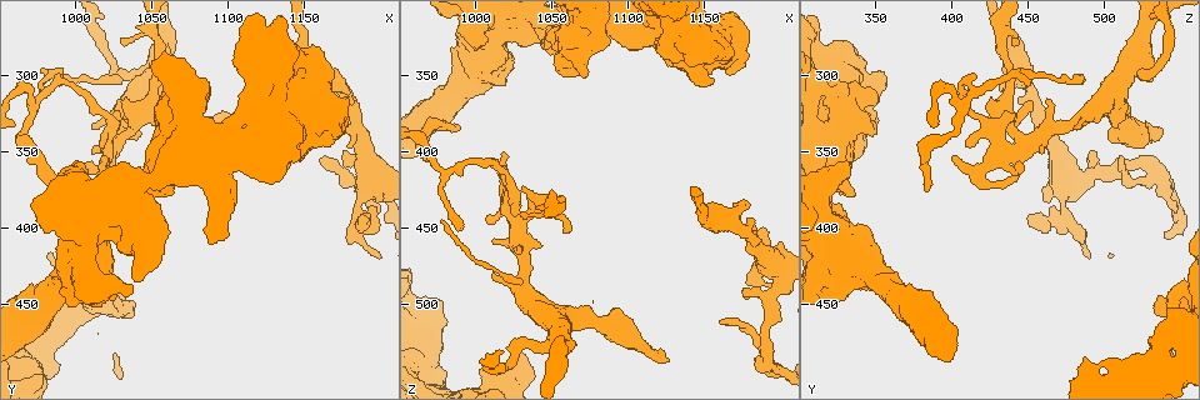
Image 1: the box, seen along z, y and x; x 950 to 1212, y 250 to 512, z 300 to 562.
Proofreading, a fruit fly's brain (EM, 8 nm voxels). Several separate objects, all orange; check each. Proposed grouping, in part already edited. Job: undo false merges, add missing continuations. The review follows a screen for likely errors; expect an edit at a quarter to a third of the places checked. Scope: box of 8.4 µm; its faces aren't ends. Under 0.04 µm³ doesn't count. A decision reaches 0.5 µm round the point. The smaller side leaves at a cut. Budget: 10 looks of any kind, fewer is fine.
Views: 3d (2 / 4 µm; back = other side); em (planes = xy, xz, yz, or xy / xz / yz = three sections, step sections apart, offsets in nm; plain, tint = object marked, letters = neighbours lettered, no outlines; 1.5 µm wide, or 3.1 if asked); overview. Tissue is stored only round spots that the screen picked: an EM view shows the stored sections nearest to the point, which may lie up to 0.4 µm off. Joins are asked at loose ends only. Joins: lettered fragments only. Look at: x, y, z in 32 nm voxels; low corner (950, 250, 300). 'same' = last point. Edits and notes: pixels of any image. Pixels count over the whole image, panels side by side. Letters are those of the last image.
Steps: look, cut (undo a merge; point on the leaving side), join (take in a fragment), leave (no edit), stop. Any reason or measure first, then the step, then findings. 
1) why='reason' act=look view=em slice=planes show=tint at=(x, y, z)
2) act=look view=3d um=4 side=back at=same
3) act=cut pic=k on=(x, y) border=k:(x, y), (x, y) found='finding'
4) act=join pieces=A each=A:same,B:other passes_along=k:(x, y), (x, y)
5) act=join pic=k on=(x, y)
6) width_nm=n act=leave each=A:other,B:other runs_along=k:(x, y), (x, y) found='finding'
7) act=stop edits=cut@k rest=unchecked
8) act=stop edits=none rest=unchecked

why='four arms meet' act=look view=em slice=xz step=8 show=tint at=(1028, 344, 450)

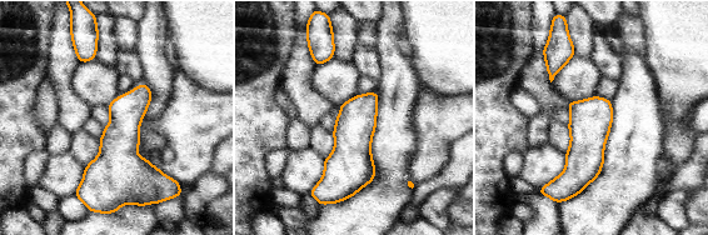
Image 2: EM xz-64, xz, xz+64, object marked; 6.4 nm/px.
why='another direction' act=look view=em slice=planes show=letters at=same

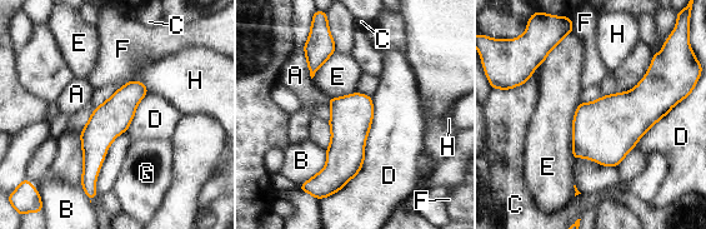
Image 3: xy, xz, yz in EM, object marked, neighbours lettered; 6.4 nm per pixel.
act=leave each=A:other,B:other,C:other,D:other,E:other,F:other,G:other,H:other runs_along=3:(138, 84), (96, 137), (90, 183) found='continuous, no second cell'

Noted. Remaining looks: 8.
why='thin end' act=look view=em slice=planes show=plain at=(1028, 274, 442)

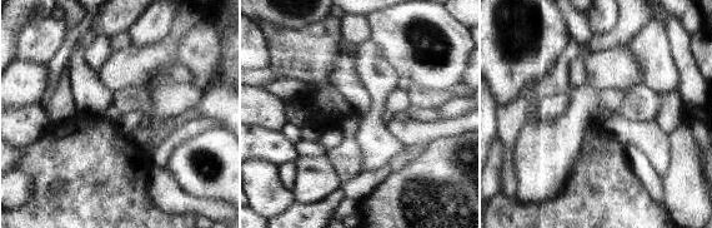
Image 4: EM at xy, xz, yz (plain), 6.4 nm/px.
why='see the neighbours' act=look view=em slice=planes show=letters at=same

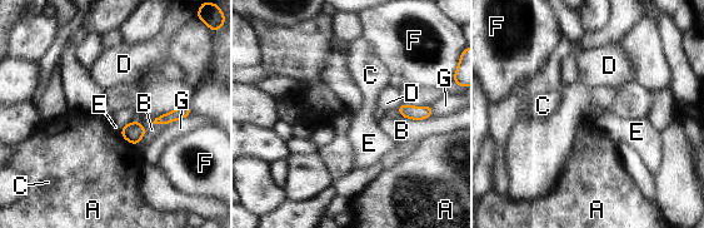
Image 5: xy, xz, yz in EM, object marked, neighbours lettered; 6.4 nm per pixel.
width_nm=110 act=leave each=A:other,B:other,C:other,D:other,E:other,F:other,G:other found='none of them fits'

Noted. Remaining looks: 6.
why='branch stops here' act=look view=em slice=xy step=8 show=tint at=(1124, 338, 536)

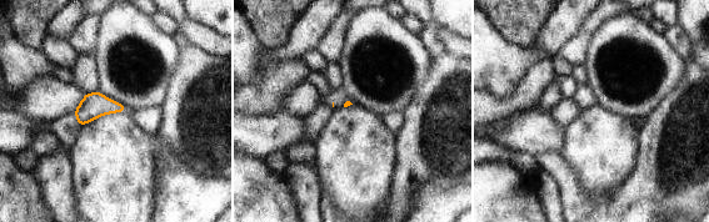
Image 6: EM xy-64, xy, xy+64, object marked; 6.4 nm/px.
act=look view=em slice=planes show=letters at=same

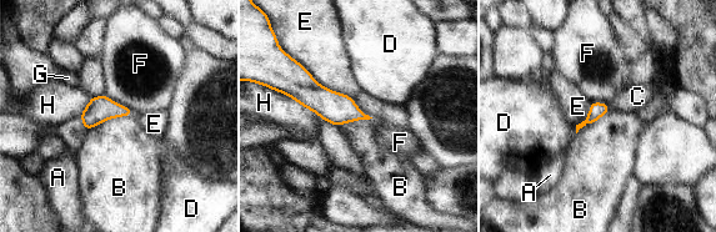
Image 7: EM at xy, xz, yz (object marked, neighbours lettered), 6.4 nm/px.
act=leave each=A:other,B:other,C:other,D:other,E:other,F:other,G:other,H:other border=7:(131, 115), (106, 119), (86, 131) found='none of them fits'

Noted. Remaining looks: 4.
why='thick end' act=look view=em um=3.1 slice=planes show=plain at=(1026, 428, 344)

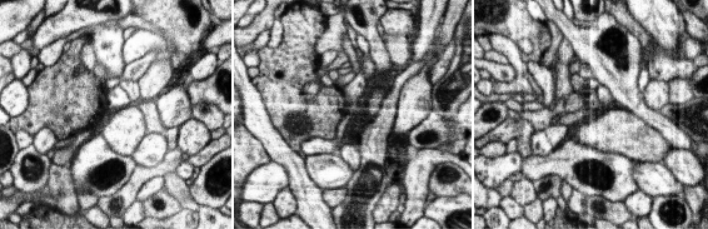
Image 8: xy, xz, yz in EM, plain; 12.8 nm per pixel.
why='what lies round it' act=look view=em um=3.1 slice=planes show=letters at=same

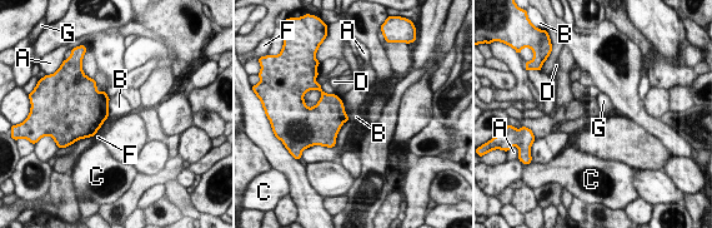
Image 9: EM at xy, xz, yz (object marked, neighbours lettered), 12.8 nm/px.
longest_contact=B:260nm act=leave each=A:other,B:other,C:other,D:other,F:other,G:other border=9:(110, 98), (108, 117) found='no lettered fragment goes on from it'

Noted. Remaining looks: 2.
act=stop edits=none rest=unchecked

